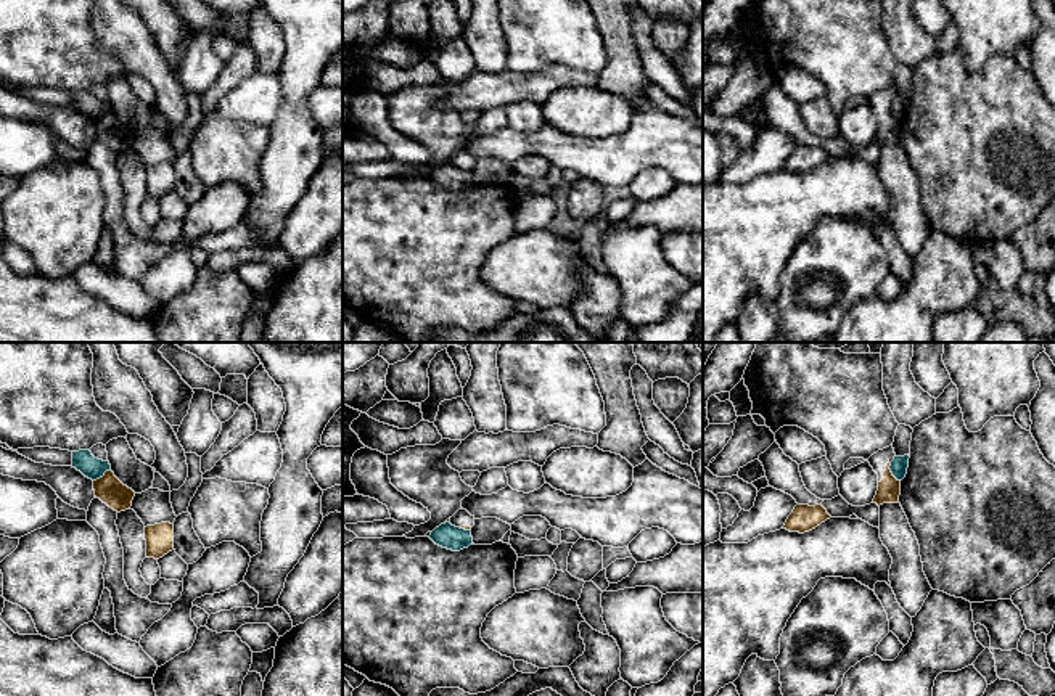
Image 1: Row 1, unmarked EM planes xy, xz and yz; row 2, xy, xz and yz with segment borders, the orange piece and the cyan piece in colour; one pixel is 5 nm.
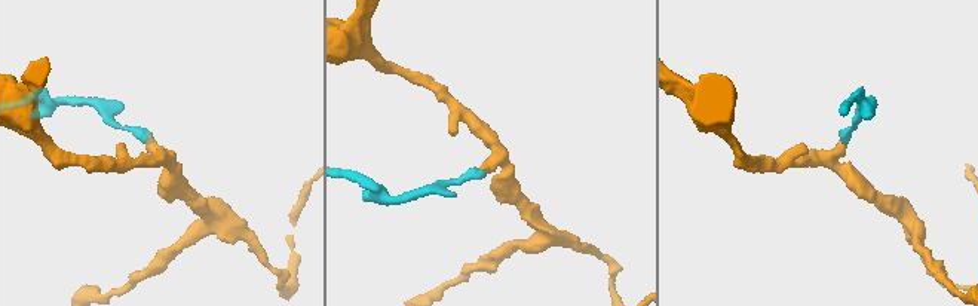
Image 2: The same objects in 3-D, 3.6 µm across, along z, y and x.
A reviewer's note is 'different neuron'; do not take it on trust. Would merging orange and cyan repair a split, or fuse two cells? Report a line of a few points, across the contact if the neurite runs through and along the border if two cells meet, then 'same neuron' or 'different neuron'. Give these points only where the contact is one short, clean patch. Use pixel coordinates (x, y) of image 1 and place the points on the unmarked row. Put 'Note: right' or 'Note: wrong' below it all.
line yz (890, 103), (890, 111), (899, 121); different neuron
Note: right

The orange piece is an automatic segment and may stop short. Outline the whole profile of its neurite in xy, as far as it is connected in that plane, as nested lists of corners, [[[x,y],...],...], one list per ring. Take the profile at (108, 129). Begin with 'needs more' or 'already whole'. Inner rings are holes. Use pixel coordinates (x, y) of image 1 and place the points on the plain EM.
already whole | [[[109,109],[103,117],[93,121],[95,137],[114,151],[121,153],[132,146],[135,132],[124,125]]]

